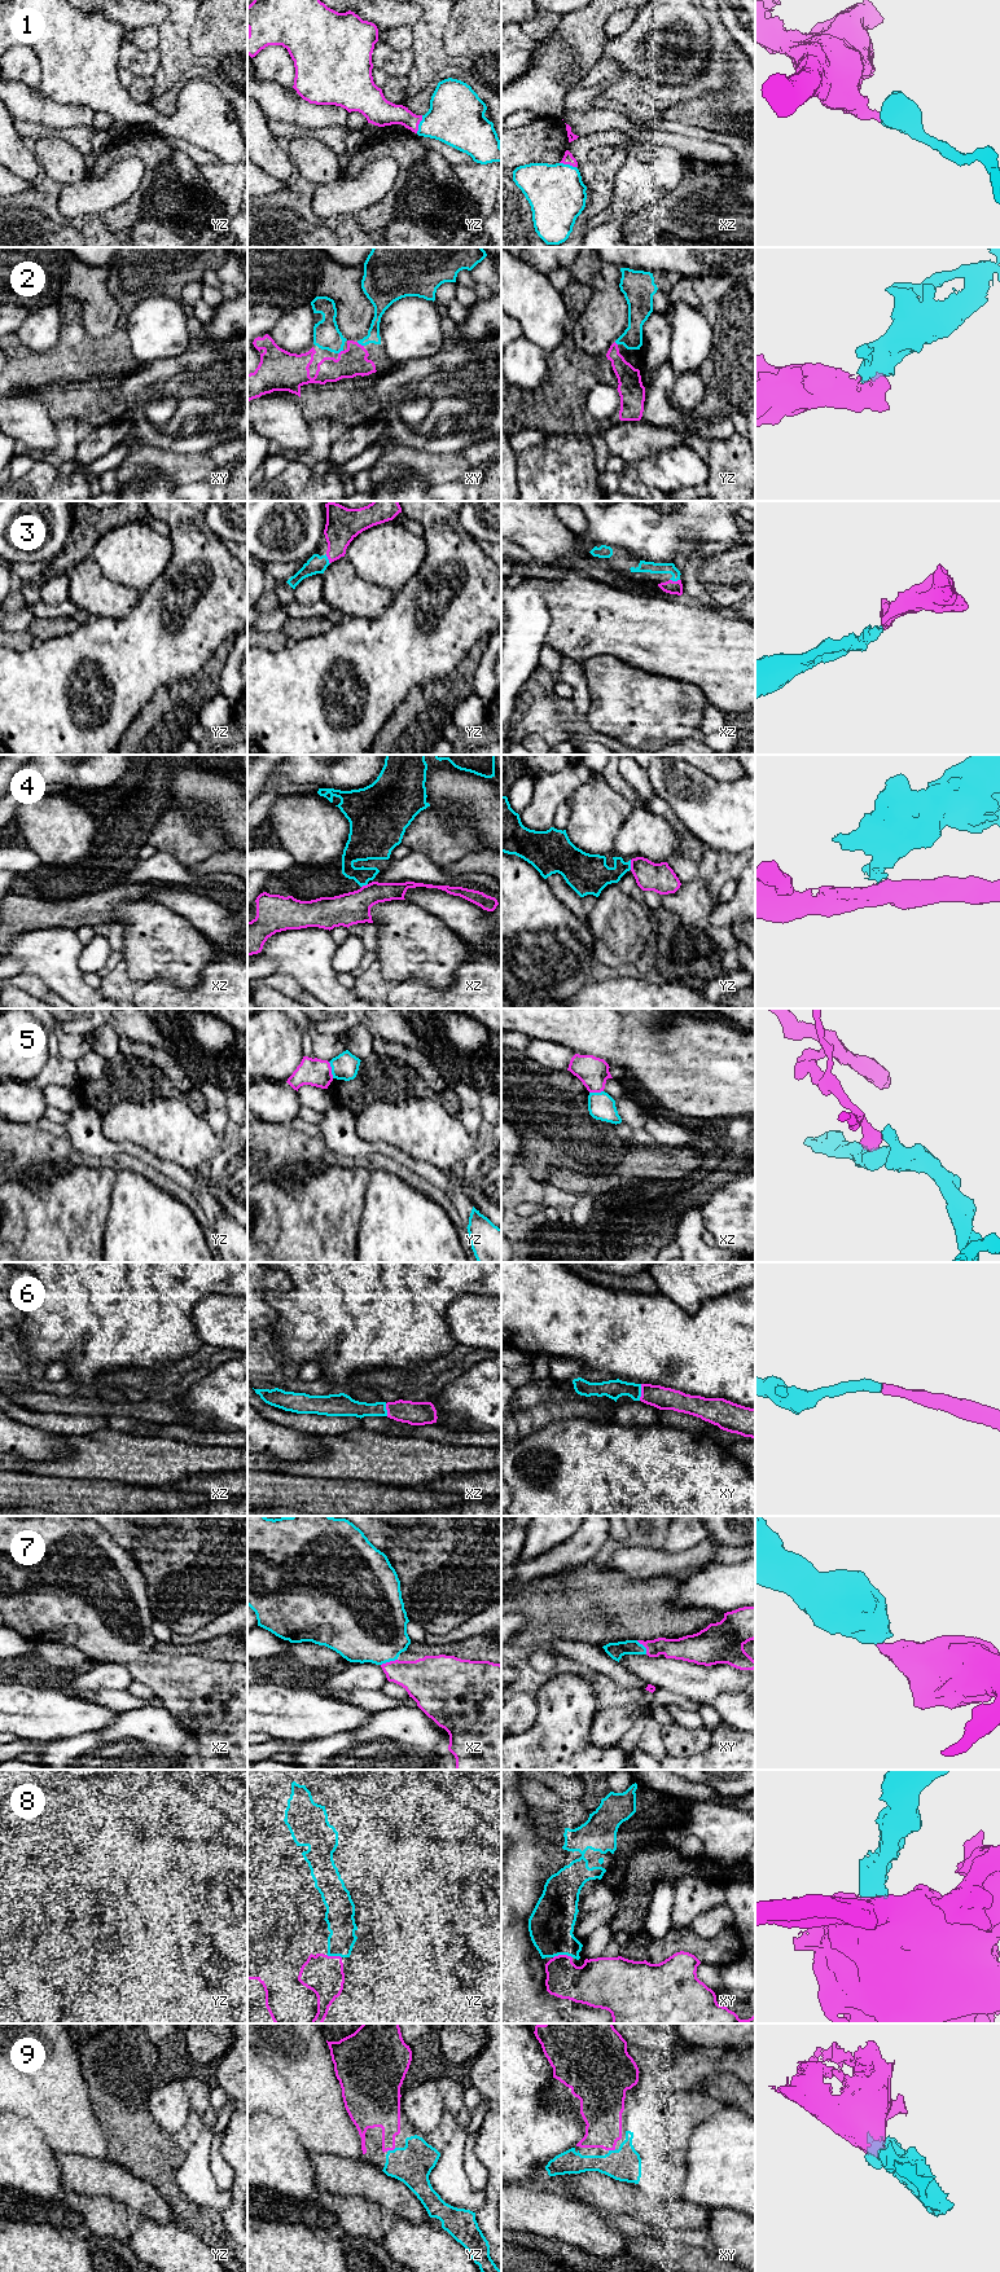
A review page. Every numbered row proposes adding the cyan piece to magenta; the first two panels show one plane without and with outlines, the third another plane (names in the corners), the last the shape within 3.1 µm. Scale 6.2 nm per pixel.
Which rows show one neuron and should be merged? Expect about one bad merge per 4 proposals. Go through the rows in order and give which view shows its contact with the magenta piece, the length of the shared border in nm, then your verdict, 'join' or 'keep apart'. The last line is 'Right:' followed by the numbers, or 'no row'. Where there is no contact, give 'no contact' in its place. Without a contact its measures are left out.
1: meets magenta in yz; contact 120 nm long; join
2: meets magenta in xy; contact 50 nm long; join
3: meets magenta in xz; contact 60 nm long; join
4: meets magenta in yz; contact 60 nm long; keep apart
5: meets magenta in yz; contact 110 nm long; keep apart
6: meets magenta in xy; contact 110 nm long; join
7: meets magenta in xz; contact 110 nm long; join
8: meets magenta in xy; contact 120 nm long; join
9: meets magenta in yz; contact 50 nm long; join
Right: 1, 2, 3, 6, 7, 8, 9

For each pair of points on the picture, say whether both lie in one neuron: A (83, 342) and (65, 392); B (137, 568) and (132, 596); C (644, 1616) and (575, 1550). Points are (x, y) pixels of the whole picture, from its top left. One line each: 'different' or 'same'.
A: same
B: different
C: different

